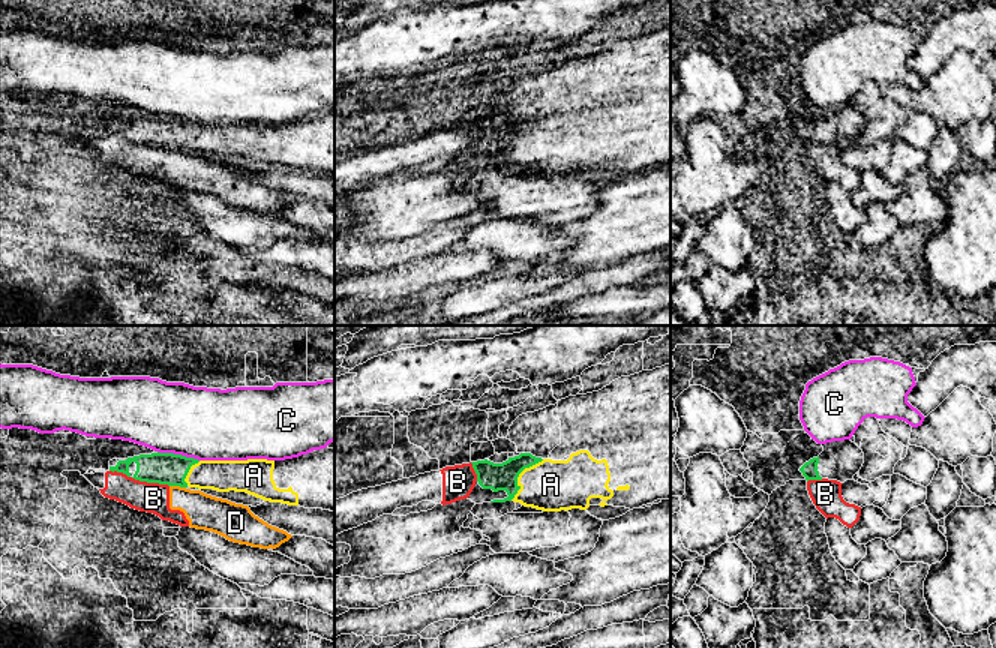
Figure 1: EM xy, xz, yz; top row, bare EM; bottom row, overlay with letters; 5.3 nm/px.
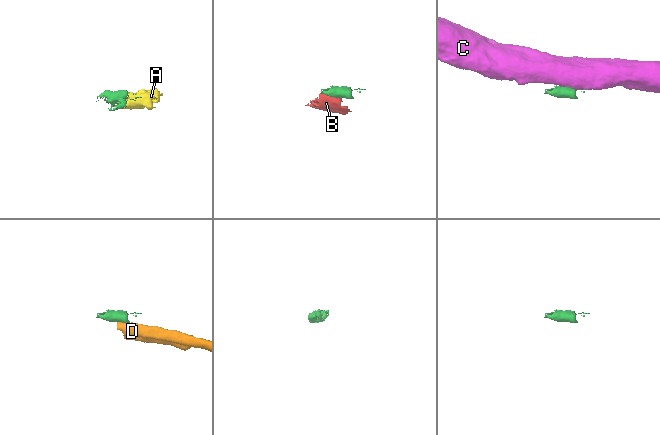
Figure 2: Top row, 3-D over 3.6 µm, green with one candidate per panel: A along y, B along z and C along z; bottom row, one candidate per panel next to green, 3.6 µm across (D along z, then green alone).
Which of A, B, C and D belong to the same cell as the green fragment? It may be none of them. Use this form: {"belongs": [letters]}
{"belongs": ["A"]}

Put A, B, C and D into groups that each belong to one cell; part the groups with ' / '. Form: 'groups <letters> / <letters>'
groups A / B D / C

